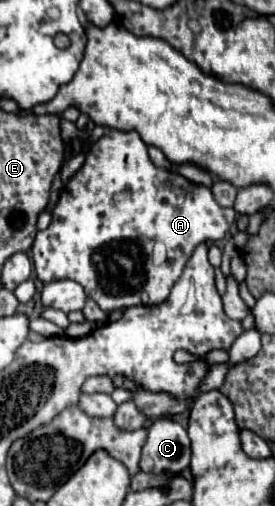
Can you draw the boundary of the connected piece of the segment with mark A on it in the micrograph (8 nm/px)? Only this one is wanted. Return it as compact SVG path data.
M109 131L103 135L85 157L83 167L65 183L53 219L45 231L39 231L31 247L37 279L51 283L53 279L73 279L81 283L87 295L105 311L129 309L135 305L163 303L175 281L181 277L191 253L205 241L219 241L235 223L233 209L219 207L205 185L191 183L179 173L159 169L147 155L147 145L135 131Z

